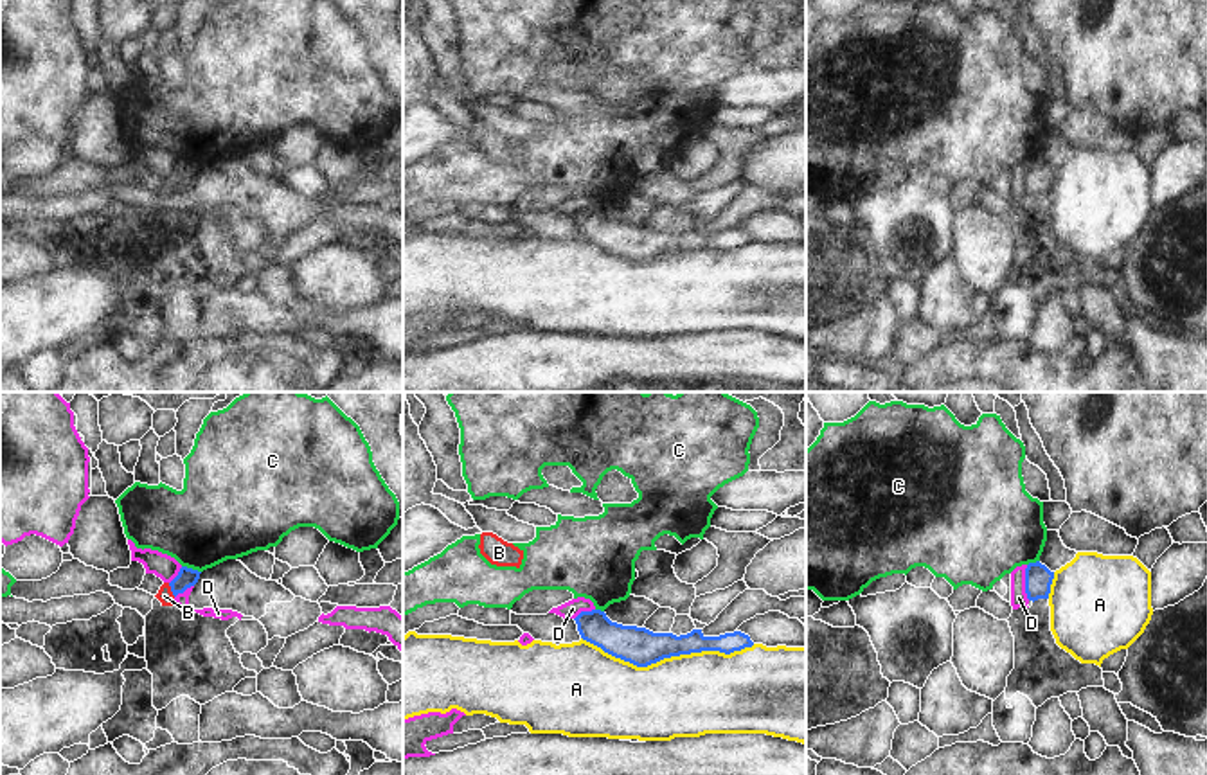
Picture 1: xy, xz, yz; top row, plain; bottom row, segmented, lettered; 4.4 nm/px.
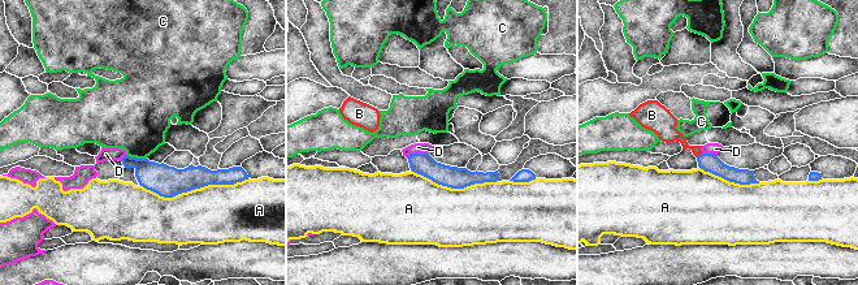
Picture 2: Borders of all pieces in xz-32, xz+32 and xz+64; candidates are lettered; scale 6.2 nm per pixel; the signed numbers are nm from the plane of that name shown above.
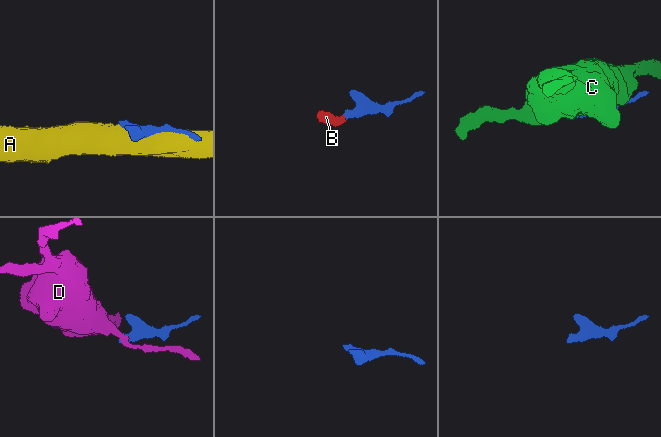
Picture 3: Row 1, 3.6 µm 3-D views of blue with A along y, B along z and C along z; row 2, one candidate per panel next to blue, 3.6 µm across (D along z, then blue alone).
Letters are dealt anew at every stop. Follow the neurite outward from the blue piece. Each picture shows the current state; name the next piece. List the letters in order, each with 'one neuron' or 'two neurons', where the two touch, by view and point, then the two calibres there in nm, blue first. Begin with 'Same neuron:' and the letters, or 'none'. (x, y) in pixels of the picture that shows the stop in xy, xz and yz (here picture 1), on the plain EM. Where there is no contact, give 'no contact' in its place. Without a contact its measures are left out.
Same neuron: B
A: two neurons; contact xz (668, 254); calibres 170 and 360 nm
B: one neuron; contact xy (171, 187); calibres 90 and 70 nm
C: two neurons; contact xy (191, 166); calibres 90 and 380 nm
D: two neurons; contact yz (1026, 180); calibres 120 and 80 nm

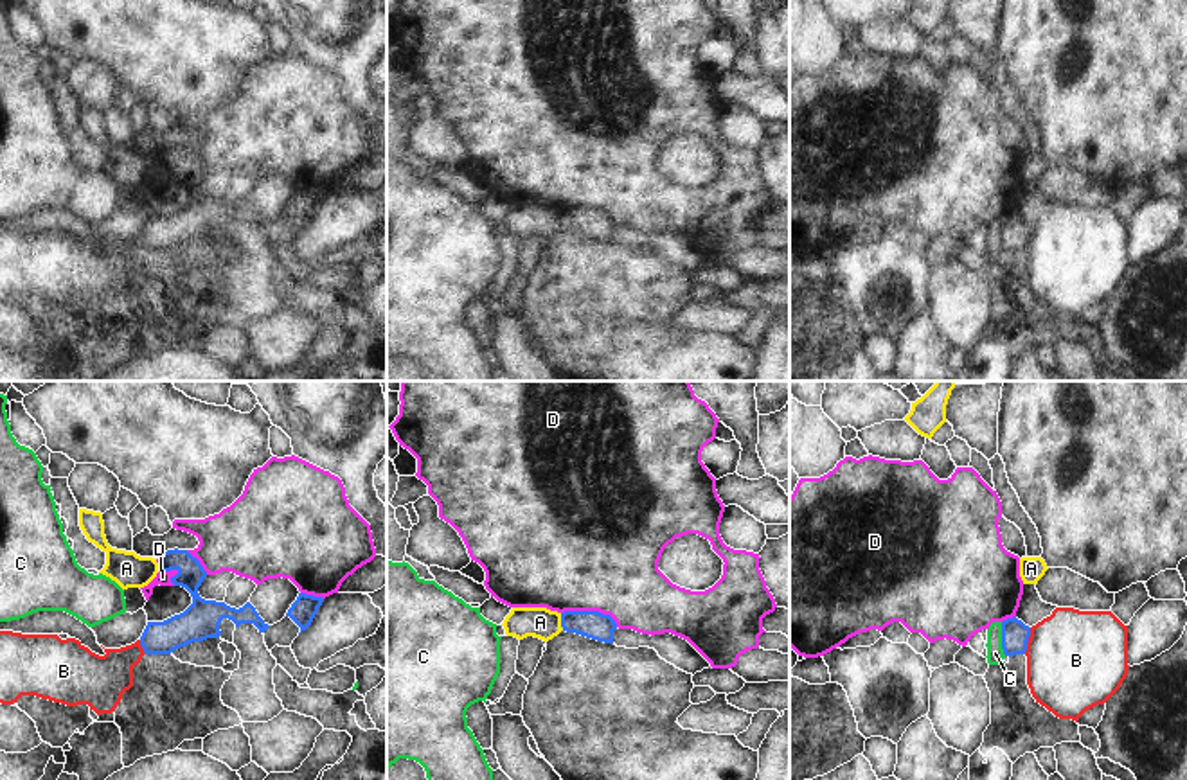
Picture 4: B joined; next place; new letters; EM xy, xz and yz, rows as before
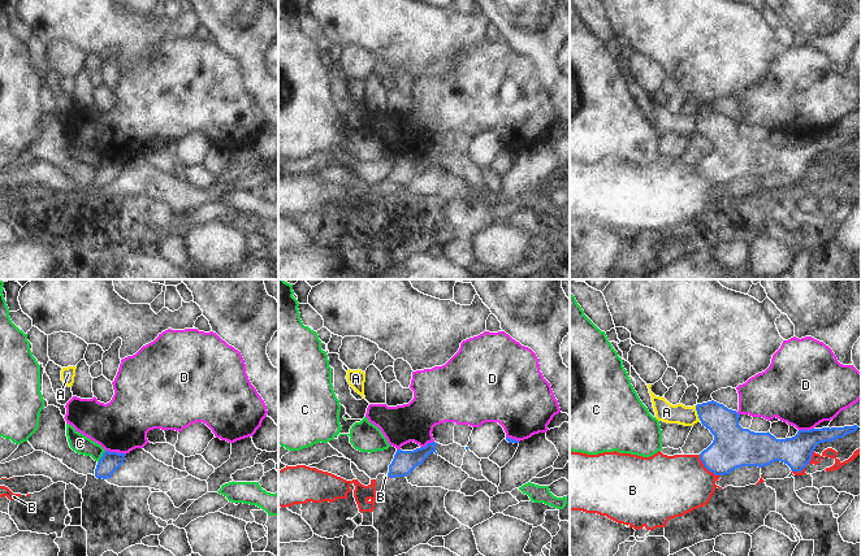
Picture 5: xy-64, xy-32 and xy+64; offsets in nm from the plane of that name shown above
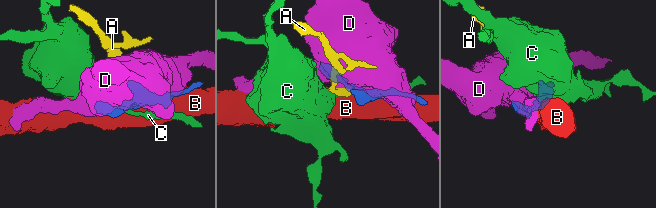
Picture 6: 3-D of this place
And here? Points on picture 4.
Same neuron: none
A: two neurons; contact xz (562, 220); calibres 130 and 140 nm
B: two neurons; contact yz (1027, 238); calibres 130 and 440 nm
C: two neurons; contact yz (1002, 236); calibres 130 and 80 nm
D: two neurons; contact xz (590, 209); calibres 130 and 500 nm

